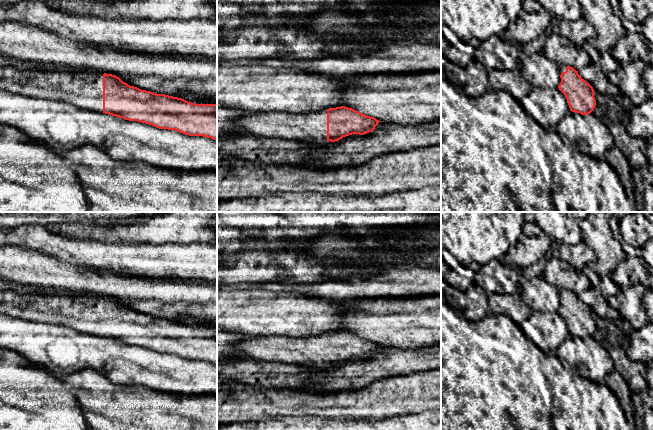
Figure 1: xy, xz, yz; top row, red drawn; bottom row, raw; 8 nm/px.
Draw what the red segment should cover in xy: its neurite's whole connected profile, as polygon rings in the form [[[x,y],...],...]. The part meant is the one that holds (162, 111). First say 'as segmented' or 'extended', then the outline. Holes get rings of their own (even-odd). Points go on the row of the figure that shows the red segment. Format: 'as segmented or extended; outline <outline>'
extended; outline [[[0,66],[0,90],[27,97],[61,101],[77,108],[138,121],[159,129],[175,130],[189,136],[217,141],[217,104],[195,104],[182,98],[141,90],[119,77],[100,72],[61,72]]]

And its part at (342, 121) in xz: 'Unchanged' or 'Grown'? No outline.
Grown

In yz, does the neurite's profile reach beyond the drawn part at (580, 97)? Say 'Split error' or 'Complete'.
Split error

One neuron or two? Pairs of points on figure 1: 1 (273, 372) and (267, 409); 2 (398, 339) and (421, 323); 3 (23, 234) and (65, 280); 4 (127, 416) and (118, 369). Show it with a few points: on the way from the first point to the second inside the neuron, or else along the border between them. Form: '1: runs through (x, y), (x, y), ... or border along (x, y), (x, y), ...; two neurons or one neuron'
1: border along (247, 385), (261, 390), (294, 389); two neurons
2: runs through (404, 333), (415, 323); one neuron
3: border along (16, 245), (51, 254), (60, 262); two neurons
4: border along (101, 373), (115, 383), (144, 386); two neurons

